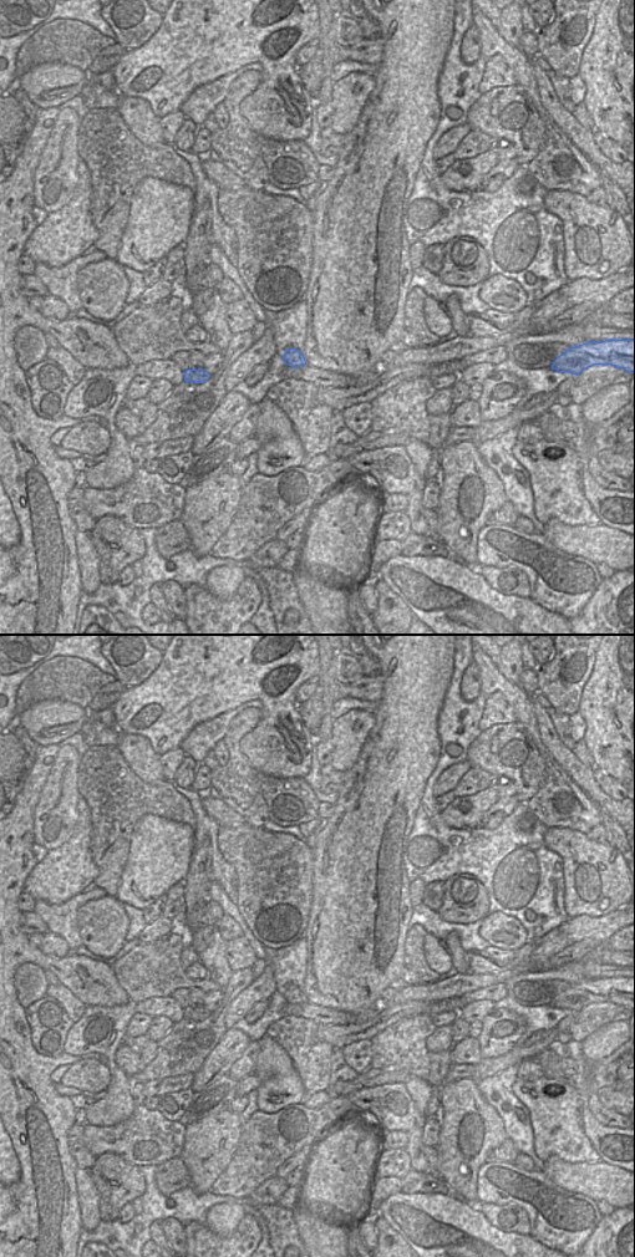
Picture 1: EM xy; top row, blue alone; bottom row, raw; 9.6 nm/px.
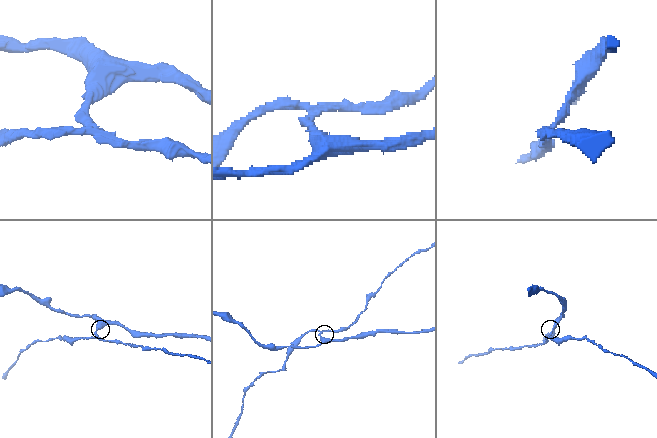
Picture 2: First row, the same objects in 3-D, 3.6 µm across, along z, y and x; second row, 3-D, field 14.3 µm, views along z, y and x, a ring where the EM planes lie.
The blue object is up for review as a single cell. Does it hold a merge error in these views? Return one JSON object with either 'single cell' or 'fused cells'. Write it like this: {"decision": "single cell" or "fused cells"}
{"decision": "fused cells"}

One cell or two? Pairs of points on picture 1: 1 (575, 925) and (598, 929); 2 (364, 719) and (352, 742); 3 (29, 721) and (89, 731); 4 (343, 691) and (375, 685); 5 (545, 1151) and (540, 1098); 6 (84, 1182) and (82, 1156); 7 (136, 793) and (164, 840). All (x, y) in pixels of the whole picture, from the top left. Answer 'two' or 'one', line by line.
1: one
2: one
3: two
4: one
5: one
6: two
7: two

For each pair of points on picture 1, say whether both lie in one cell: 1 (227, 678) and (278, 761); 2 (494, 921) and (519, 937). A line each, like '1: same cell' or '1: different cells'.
1: same cell
2: same cell

